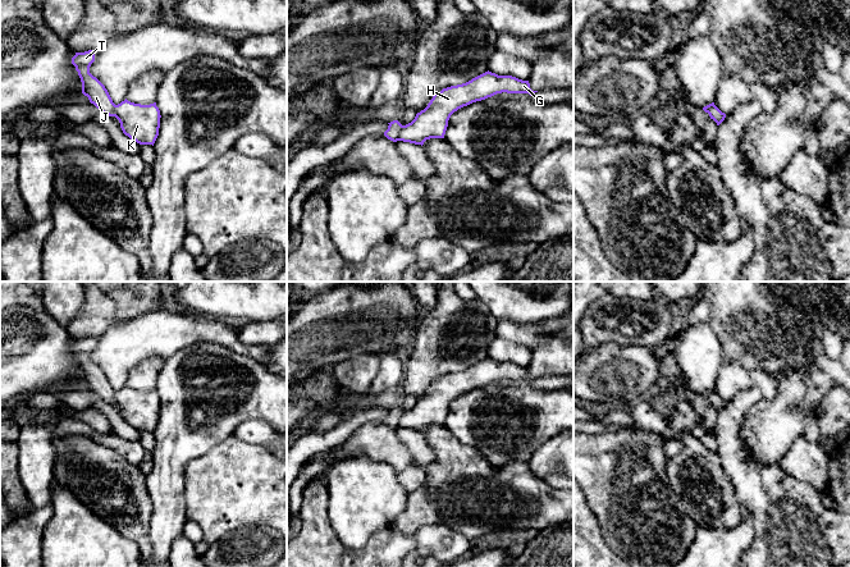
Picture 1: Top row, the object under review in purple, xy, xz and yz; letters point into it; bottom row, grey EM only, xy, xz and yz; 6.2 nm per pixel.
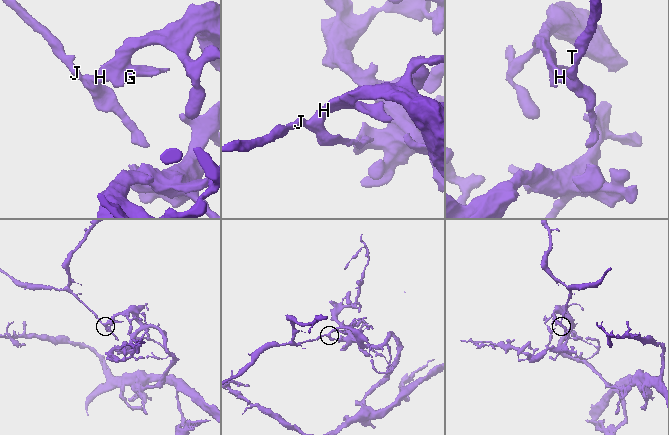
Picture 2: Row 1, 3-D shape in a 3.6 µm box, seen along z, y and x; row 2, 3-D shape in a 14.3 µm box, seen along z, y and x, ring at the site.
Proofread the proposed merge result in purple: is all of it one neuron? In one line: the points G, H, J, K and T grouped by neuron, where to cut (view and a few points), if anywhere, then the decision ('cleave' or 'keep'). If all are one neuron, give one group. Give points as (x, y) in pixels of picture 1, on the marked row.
G H K / J T; cut in xz along (403, 126), (397, 140); cleave

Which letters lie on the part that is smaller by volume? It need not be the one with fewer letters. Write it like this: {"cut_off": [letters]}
{"cut_off": ["J", "T"]}

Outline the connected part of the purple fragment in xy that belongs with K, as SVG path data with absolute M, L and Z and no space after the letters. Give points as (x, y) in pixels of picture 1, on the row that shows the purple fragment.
M127 99L114 106L114 114L123 133L140 145L152 145L159 136L160 110L156 102L141 105Z

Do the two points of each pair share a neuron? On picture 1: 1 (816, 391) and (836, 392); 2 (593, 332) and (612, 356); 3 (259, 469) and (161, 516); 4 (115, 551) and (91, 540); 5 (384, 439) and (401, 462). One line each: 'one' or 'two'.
1: two
2: two
3: two
4: one
5: one

